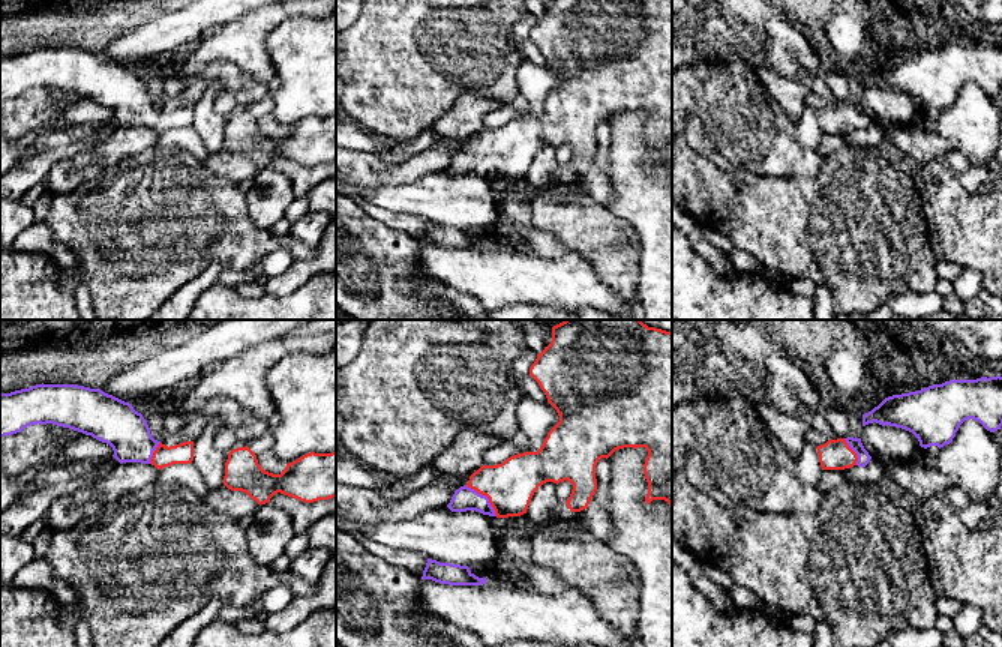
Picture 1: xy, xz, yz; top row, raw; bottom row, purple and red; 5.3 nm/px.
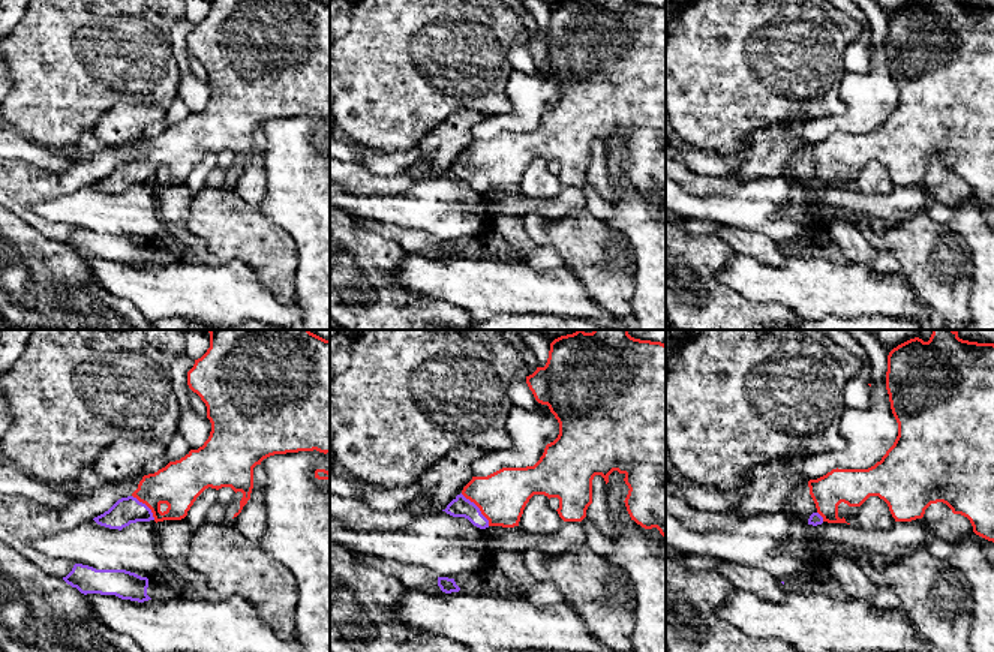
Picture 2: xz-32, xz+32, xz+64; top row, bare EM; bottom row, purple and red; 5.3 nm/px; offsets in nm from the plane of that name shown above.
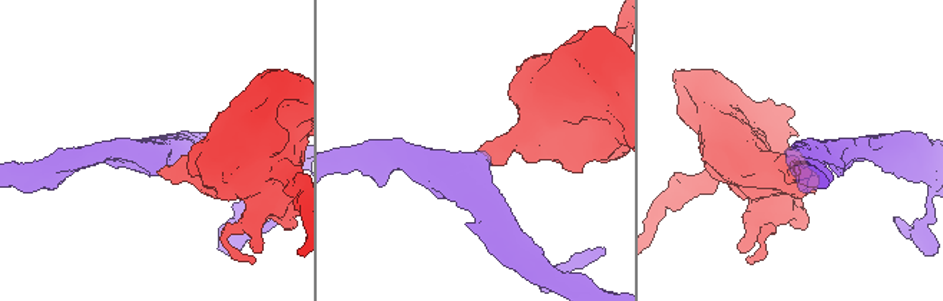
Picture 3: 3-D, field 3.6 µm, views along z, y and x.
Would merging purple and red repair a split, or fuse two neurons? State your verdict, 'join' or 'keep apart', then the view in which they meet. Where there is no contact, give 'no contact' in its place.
join | xz

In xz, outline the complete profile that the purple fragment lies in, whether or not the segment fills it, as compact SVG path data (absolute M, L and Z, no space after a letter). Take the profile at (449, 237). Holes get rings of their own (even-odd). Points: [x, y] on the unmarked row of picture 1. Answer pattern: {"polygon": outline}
{"polygon": "M428 222L422 243L432 243L448 249L482 249L486 242L476 240L468 230L440 227Z"}

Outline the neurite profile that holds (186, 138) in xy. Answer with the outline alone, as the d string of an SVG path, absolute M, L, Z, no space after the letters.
M172 128L159 134L158 147L182 149L196 159L202 161L208 156L208 150L198 132L190 128Z

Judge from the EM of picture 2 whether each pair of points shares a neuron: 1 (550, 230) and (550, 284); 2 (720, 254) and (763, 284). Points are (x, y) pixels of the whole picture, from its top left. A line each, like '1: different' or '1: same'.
1: different
2: different

